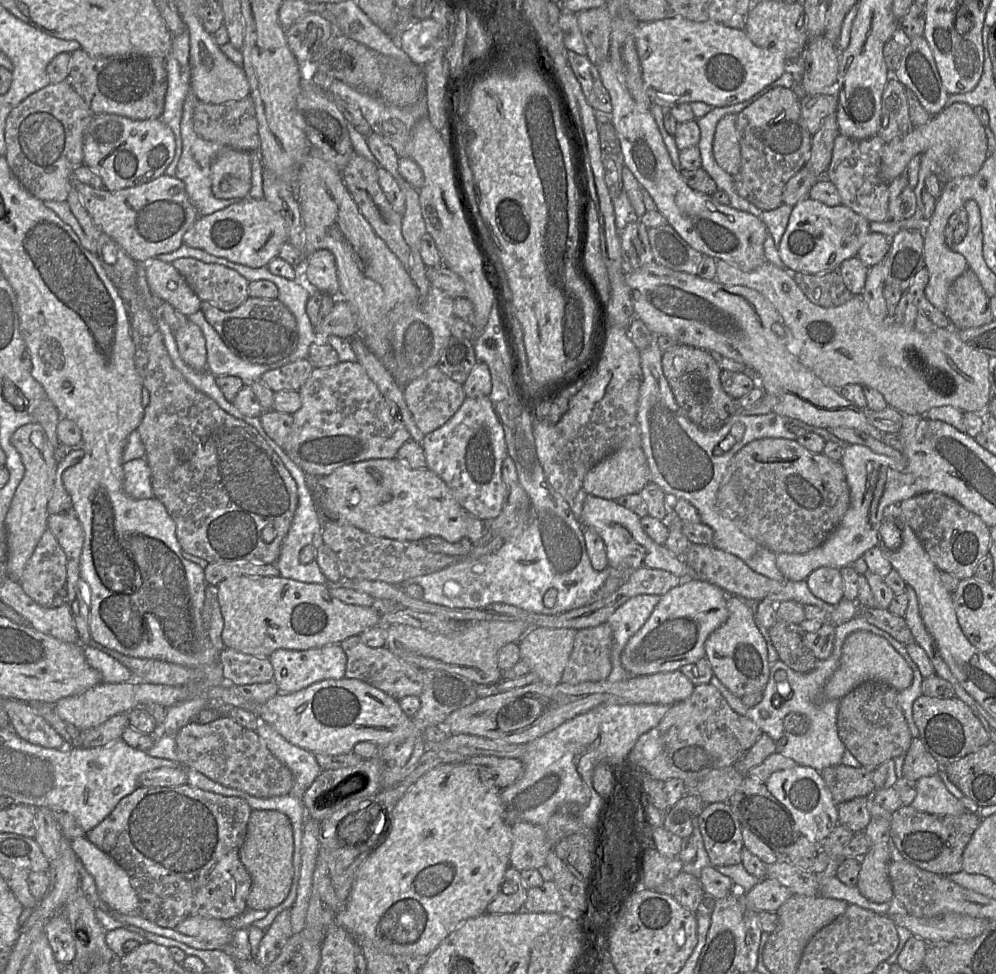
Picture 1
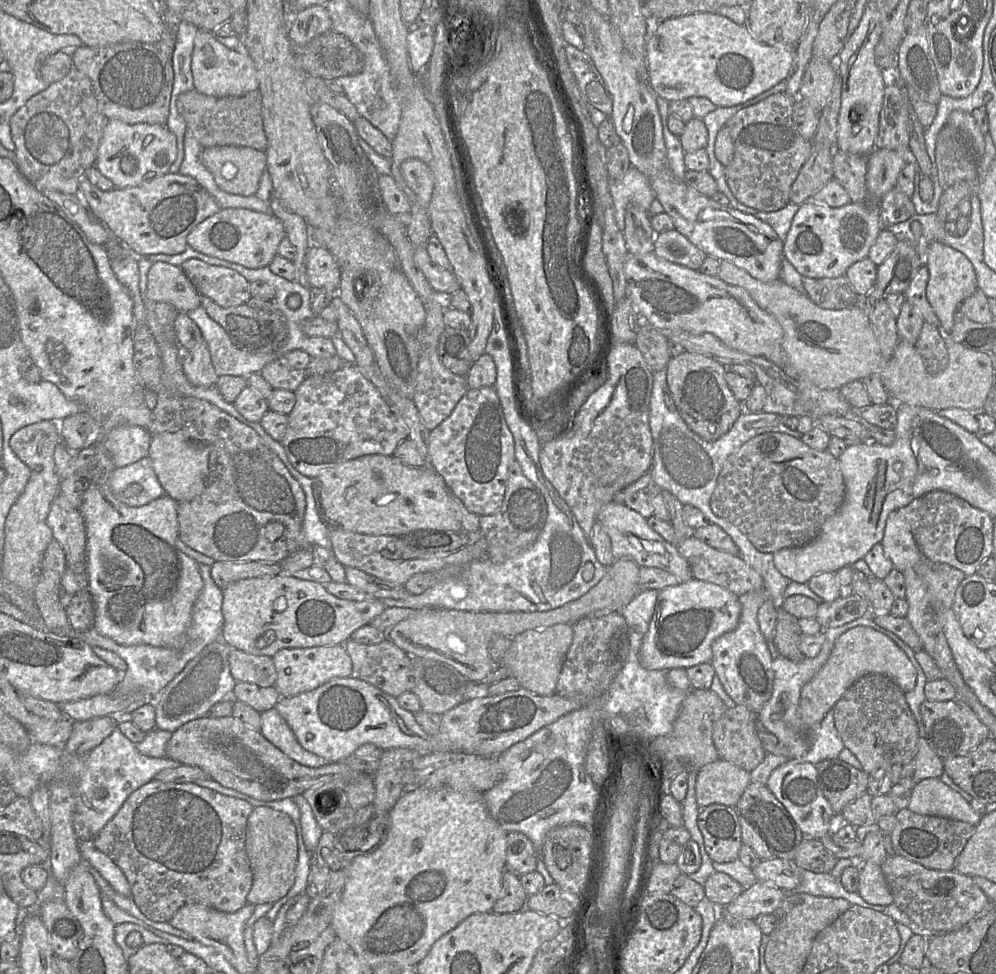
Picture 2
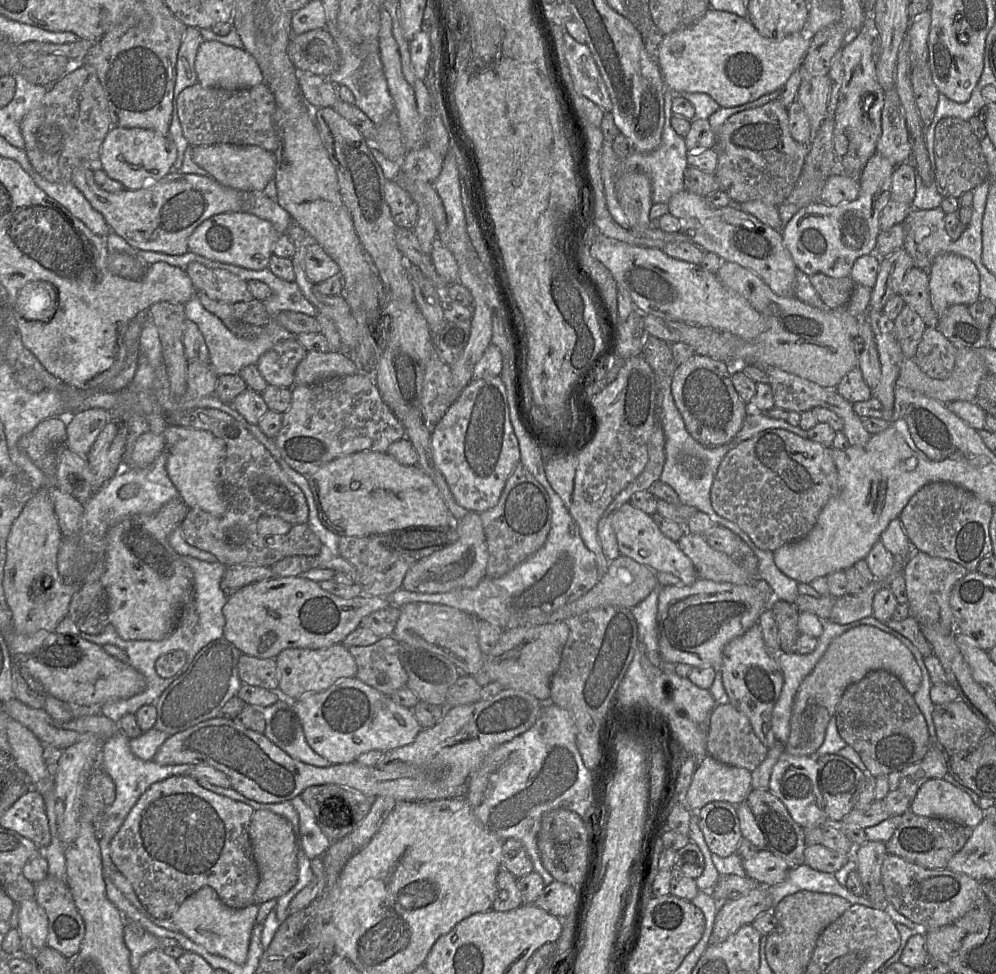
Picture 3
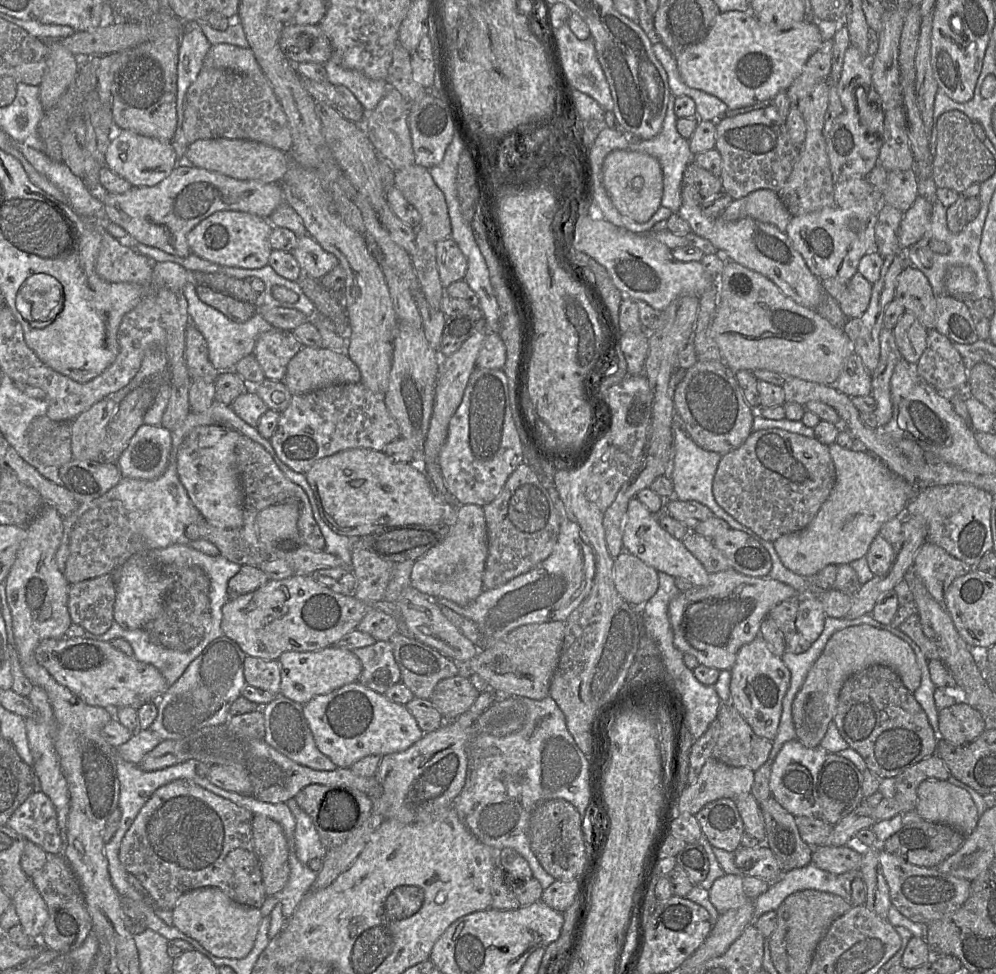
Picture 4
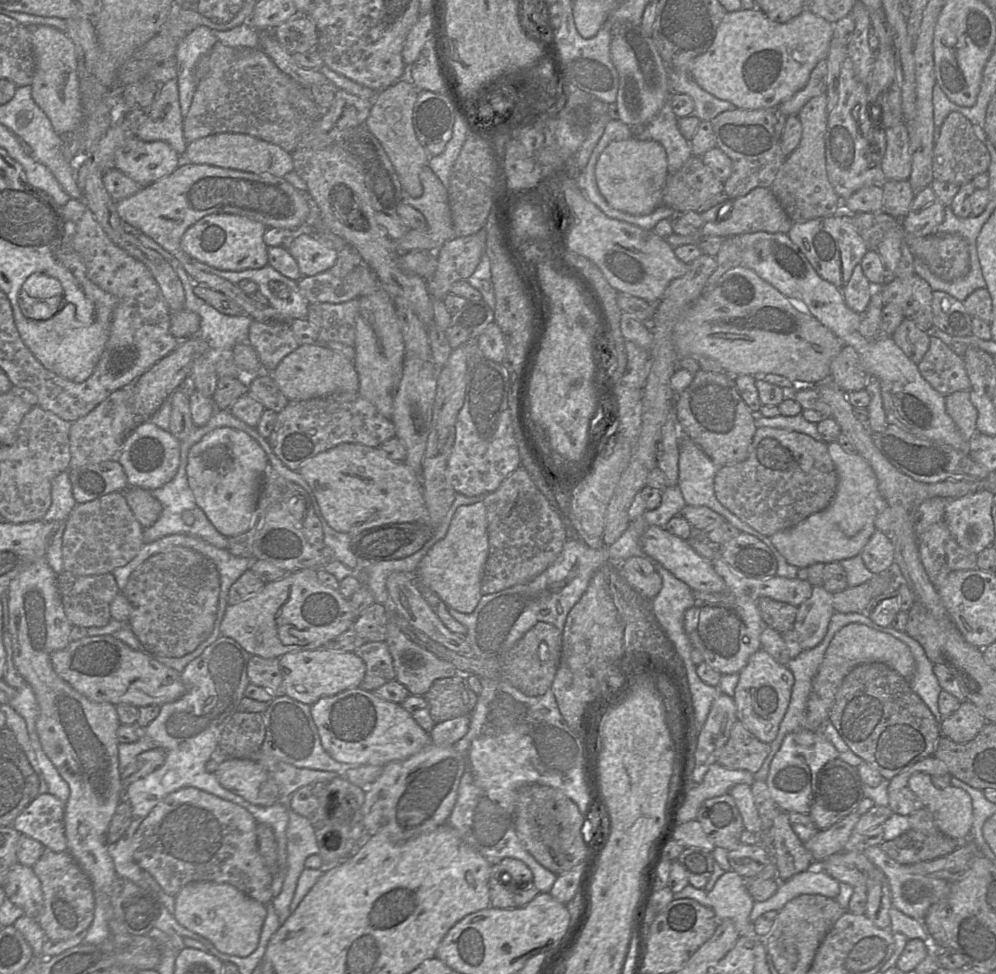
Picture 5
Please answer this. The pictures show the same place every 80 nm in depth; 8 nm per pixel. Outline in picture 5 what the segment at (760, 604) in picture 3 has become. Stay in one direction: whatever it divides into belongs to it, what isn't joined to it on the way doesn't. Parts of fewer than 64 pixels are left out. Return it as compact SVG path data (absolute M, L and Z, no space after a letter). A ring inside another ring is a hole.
M717 547L716 557L712 563L716 573L722 577L725 582L727 600L707 605L694 605L687 609L684 613L684 629L693 648L698 649L701 652L704 662L706 662L711 668L721 674L739 673L747 664L750 656L761 649L760 635L766 624L761 618L757 606L757 599L760 597L769 597L798 607L811 596L813 586L807 580L807 568L799 568L797 571L797 578L794 579L776 575L761 579L747 577L723 560L718 553Z

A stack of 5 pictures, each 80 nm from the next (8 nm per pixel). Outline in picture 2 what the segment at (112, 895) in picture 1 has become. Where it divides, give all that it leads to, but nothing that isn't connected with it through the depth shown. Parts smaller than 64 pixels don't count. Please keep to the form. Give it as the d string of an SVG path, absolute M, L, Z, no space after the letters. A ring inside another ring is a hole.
M80 842L79 850L81 858L97 870L117 893L131 896L131 887L126 876L108 855L95 848L92 842Z

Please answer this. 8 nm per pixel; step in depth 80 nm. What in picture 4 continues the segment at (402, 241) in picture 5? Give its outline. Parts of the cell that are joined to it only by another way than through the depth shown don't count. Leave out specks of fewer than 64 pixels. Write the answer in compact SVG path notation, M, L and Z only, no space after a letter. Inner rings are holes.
M414 164L401 170L396 170L394 184L405 199L418 210L421 216L418 229L423 230L435 244L438 241L450 238L451 224L445 196L434 182L429 169Z

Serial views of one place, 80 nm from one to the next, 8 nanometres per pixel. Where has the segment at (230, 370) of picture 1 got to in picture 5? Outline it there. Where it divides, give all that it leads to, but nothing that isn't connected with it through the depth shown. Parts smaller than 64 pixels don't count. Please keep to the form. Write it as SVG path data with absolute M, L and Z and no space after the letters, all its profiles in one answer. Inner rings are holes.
M175 258L167 260L179 277L185 294L185 309L200 317L198 337L216 352L232 352L235 345L248 342L248 332L254 320L249 315L230 316L216 310L193 291L195 283Z

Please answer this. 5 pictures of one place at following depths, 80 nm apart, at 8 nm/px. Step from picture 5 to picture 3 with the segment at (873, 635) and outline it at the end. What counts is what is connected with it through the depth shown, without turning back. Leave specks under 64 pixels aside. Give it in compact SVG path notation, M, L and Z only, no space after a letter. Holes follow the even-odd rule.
M859 625L834 638L826 651L803 679L793 700L790 736L785 752L809 756L824 741L828 722L846 688L862 679L868 672L883 669L896 675L912 695L921 684L921 670L911 651L896 637L871 625Z

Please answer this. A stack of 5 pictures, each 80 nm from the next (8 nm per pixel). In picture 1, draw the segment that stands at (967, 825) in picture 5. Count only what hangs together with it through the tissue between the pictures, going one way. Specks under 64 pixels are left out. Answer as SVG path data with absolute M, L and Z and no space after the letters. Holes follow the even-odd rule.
M938 774L916 781L916 796L911 806L921 812L939 815L961 815L967 811L959 799L949 792Z

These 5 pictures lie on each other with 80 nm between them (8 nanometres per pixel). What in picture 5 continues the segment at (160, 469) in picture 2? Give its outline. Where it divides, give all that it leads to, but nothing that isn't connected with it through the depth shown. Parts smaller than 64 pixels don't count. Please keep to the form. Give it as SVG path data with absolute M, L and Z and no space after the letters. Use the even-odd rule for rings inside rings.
M221 427L204 435L188 453L187 480L195 502L218 532L237 536L254 526L254 513L264 472L270 466L266 453L245 432Z

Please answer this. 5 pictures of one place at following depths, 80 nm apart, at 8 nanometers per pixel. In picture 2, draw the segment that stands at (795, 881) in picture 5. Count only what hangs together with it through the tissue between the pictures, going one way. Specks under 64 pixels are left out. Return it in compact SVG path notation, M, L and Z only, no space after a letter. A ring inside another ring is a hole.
M801 870L801 883L791 891L785 891L787 895L807 893L814 896L844 898L852 905L857 904L865 908L883 912L885 906L866 902L858 892L849 892L839 879L831 873L814 873L809 870Z

